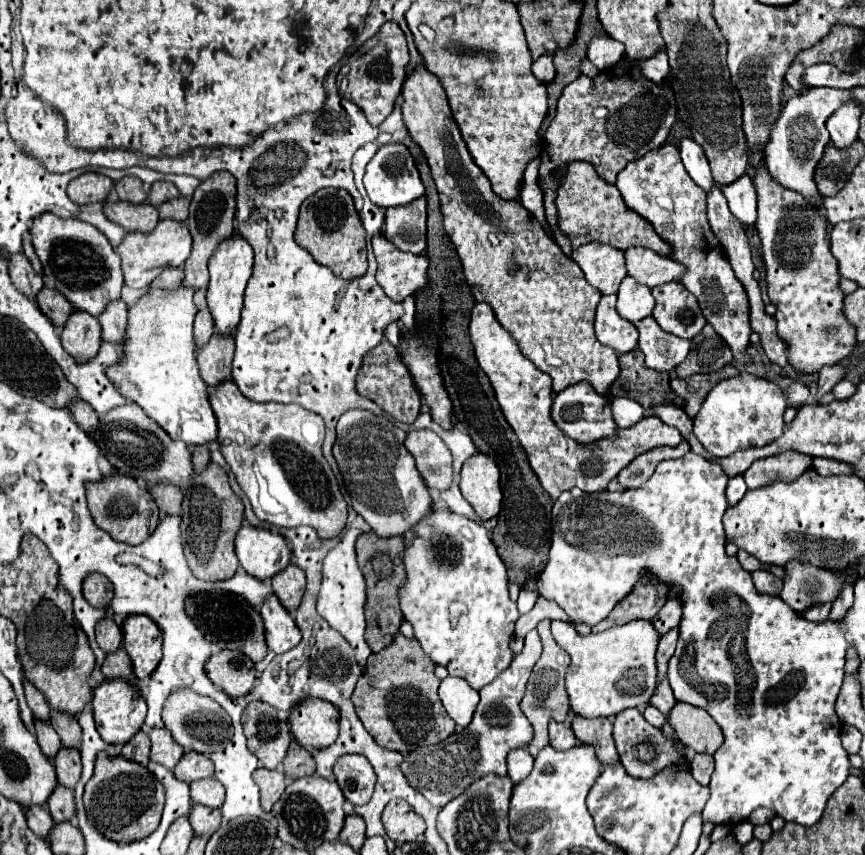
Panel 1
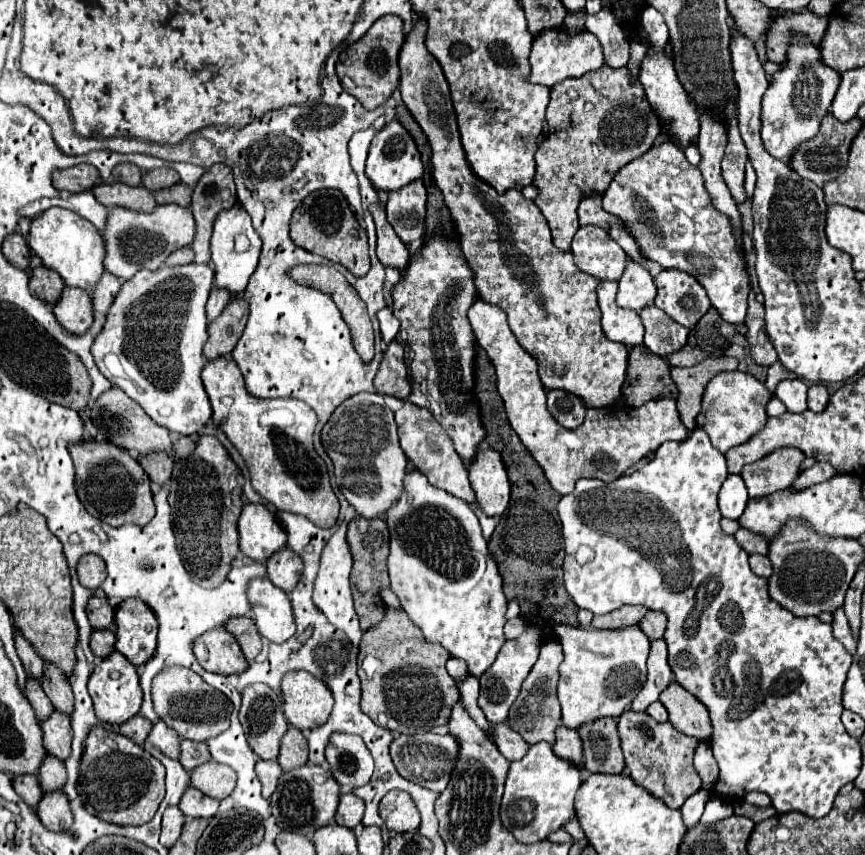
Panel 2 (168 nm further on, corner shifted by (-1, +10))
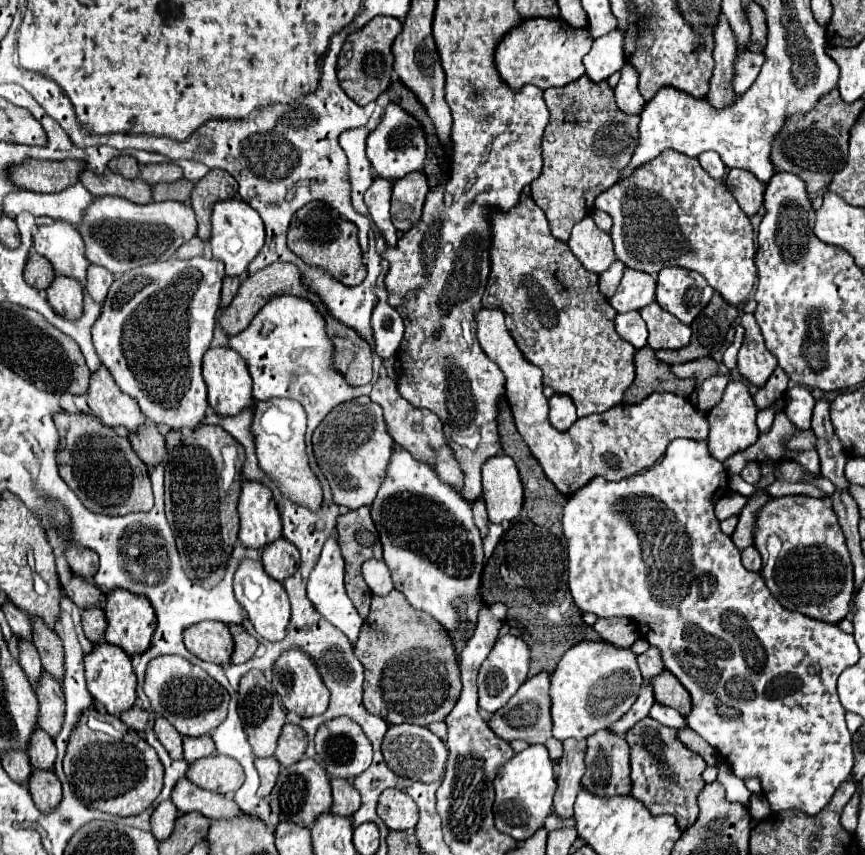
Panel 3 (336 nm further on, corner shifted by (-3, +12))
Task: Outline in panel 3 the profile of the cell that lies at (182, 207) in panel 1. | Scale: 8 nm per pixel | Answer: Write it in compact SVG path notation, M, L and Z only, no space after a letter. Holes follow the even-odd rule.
M186 178L176 180L172 184L156 184L152 186L152 196L156 202L160 200L178 200L178 202L188 202L190 192L192 192L194 184Z

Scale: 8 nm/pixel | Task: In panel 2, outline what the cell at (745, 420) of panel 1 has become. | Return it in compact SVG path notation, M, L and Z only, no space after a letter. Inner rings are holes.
M738 370L722 372L714 376L710 384L706 386L704 400L702 400L702 412L698 414L696 422L710 436L712 444L720 452L728 452L730 448L744 444L750 436L754 436L758 430L764 428L768 420L766 404L770 398L772 394L752 374L738 372Z

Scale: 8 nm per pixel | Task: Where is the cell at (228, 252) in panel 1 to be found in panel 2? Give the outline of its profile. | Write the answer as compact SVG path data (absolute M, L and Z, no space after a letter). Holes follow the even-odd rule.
M236 204L228 210L222 210L218 216L216 216L216 222L214 222L214 234L212 234L212 264L214 264L214 284L216 286L222 286L226 290L230 290L234 296L244 292L250 276L254 274L256 266L258 266L258 256L260 256L260 248L262 248L262 240L260 236L256 234L256 230L252 228L252 220L250 216L246 214L246 210ZM238 234L244 234L250 242L248 250L244 252L236 252L236 246L234 246L234 238Z

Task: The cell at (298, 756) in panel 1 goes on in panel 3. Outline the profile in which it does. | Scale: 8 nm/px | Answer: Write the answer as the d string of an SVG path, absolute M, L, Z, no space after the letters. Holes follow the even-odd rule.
M288 722L282 728L282 734L280 734L278 748L276 748L274 756L276 756L276 760L282 766L292 766L292 764L296 764L304 756L306 746L308 746L306 732L300 726Z

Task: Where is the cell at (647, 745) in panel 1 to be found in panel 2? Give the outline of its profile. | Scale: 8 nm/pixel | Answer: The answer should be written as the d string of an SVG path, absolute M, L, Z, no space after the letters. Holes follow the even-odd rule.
M626 710L626 714L618 718L618 732L622 740L628 776L634 778L634 782L648 790L652 796L662 800L666 806L682 808L686 798L700 790L702 780L692 764L698 746L696 738L678 732L670 722L658 724L646 712L632 710Z

